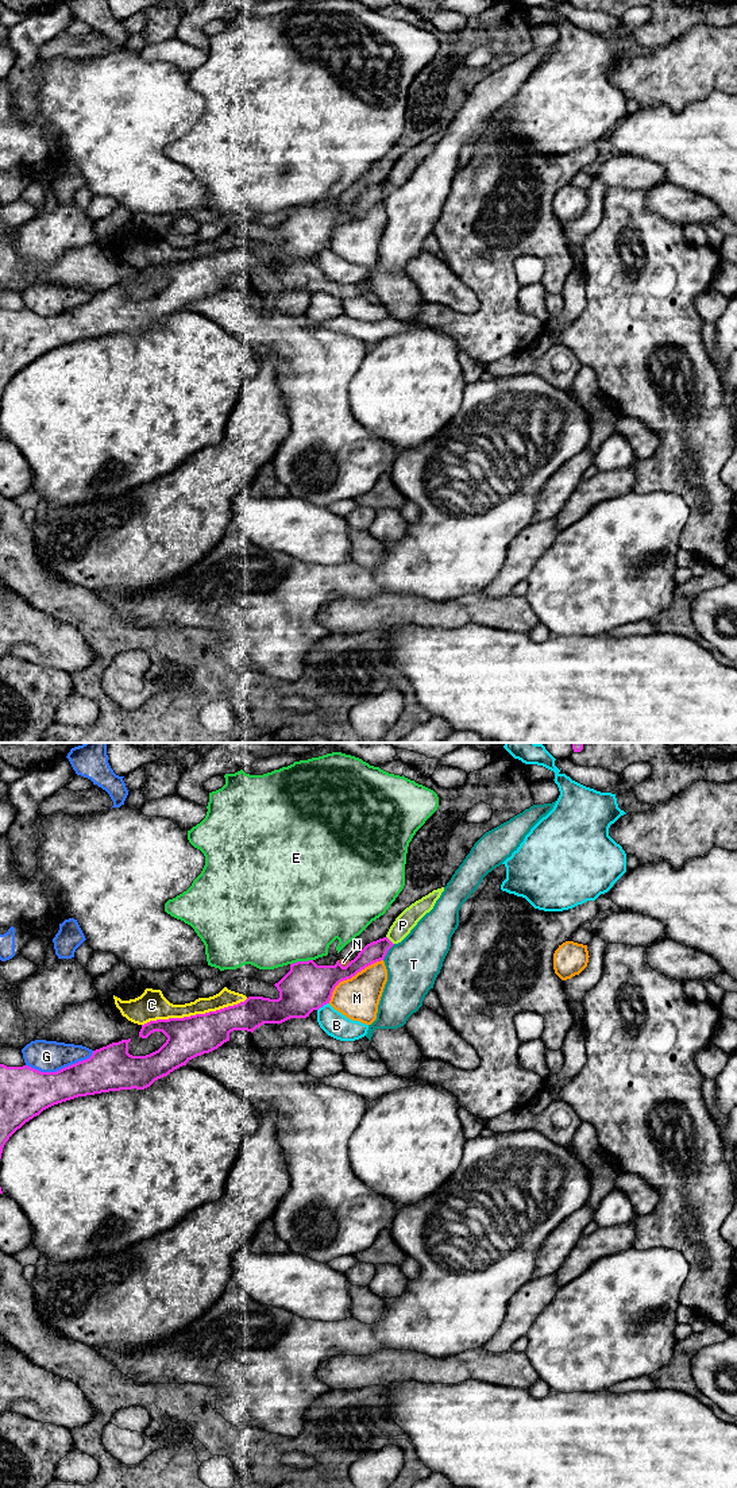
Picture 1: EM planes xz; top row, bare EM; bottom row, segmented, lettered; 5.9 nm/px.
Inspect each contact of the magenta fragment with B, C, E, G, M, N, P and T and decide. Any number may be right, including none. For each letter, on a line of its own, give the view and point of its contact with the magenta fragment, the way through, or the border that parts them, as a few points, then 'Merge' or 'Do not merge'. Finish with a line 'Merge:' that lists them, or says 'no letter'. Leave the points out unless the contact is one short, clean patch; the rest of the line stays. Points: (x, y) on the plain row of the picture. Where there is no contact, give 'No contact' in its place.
B: Touches magenta at xz (323, 249). Do not merge
C: Touches magenta at xz (196, 258). Do not merge
E: Touches magenta at xz (301, 205). Do not merge
G: Touches magenta at xz (60, 313). Do not merge
M: Touches magenta at xz (351, 220). Do not merge
N: Touches magenta at xz (346, 209). Boundary: xz (338, 204), (343, 209), (350, 205). Do not merge
P: Touches magenta at xz (389, 184). Do not merge
T: Touches magenta at xz (386, 196). Do not merge
Merge: no letter

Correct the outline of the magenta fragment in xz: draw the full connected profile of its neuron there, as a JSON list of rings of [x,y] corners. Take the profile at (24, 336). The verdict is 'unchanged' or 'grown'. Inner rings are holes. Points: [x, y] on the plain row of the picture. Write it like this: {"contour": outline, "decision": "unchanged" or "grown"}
{"contour": [[[387,181],[373,185],[346,211],[339,204],[335,209],[317,209],[313,204],[293,207],[290,215],[274,228],[279,235],[278,243],[248,240],[244,246],[205,258],[150,265],[142,269],[139,281],[147,282],[154,275],[162,275],[167,284],[158,294],[146,300],[130,298],[131,282],[128,282],[96,293],[89,302],[57,316],[40,316],[28,309],[7,311],[0,308],[0,402],[9,381],[26,366],[54,348],[109,335],[144,334],[155,324],[186,309],[189,304],[217,293],[229,285],[229,277],[234,274],[252,277],[263,267],[282,267],[290,262],[309,261],[313,254],[329,247],[332,236],[340,225],[351,223],[366,211],[383,204],[393,189]]], "decision": "unchanged"}

